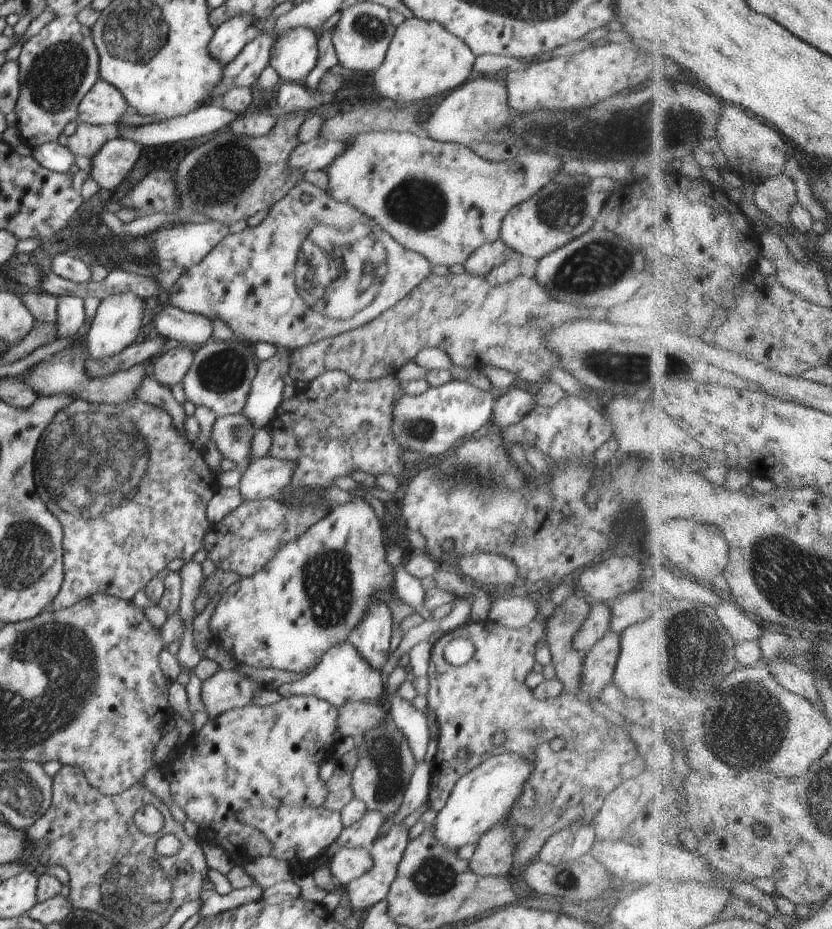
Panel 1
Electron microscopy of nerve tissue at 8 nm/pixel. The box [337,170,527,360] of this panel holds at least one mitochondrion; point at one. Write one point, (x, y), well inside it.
(419, 204)

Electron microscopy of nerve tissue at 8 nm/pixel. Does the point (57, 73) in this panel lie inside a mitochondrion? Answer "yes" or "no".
yes

